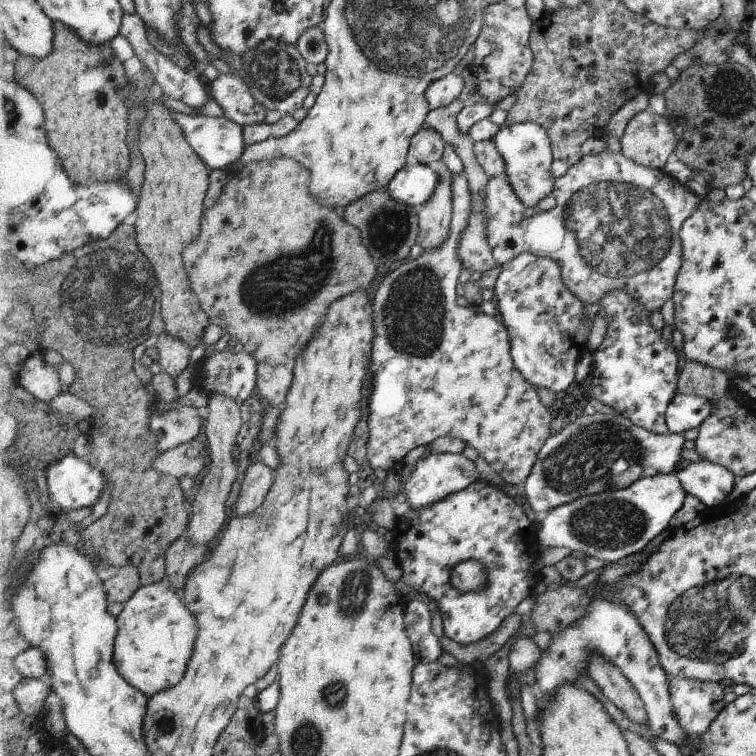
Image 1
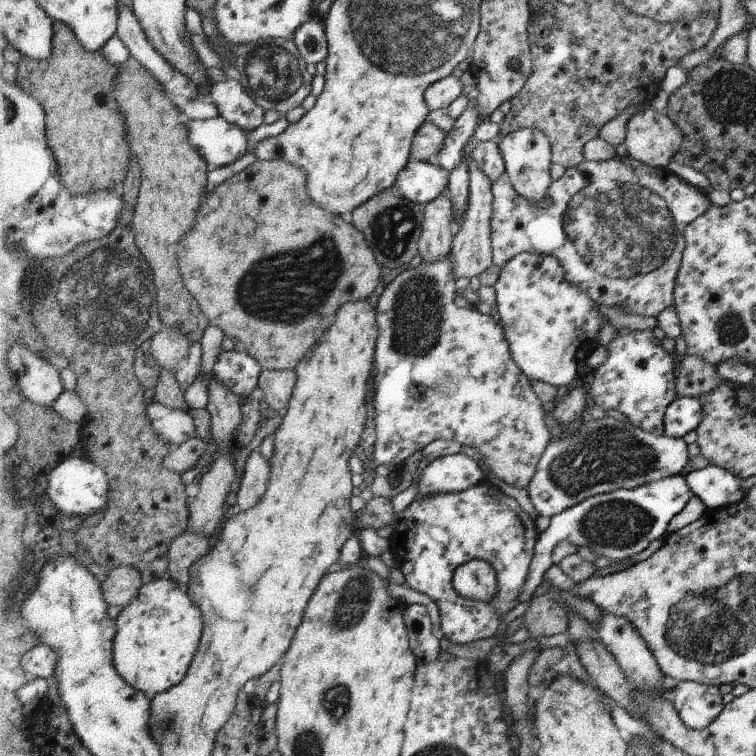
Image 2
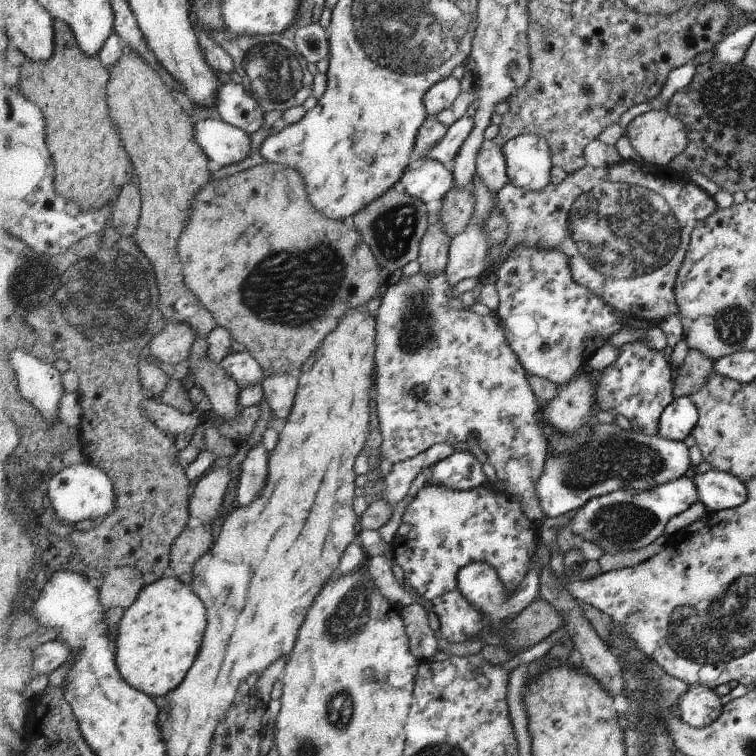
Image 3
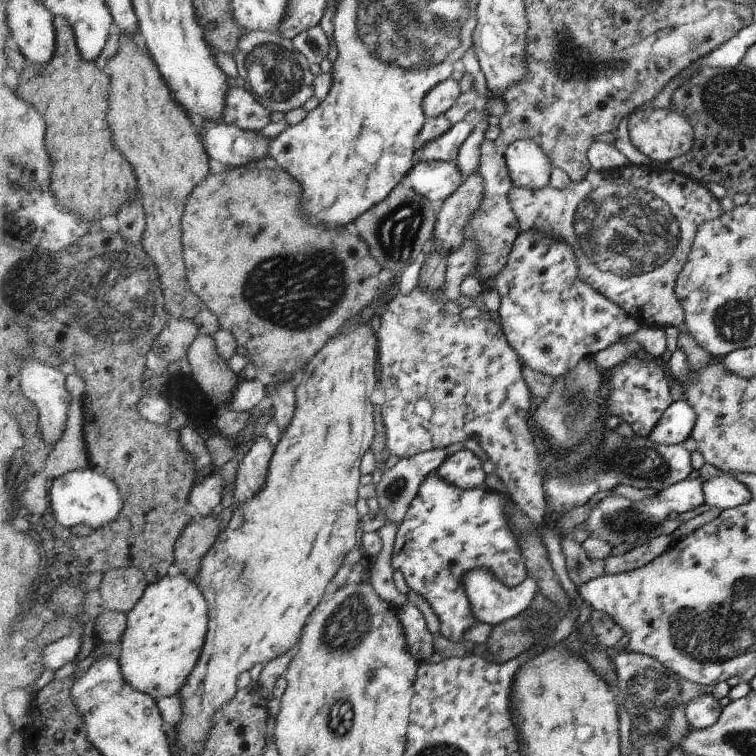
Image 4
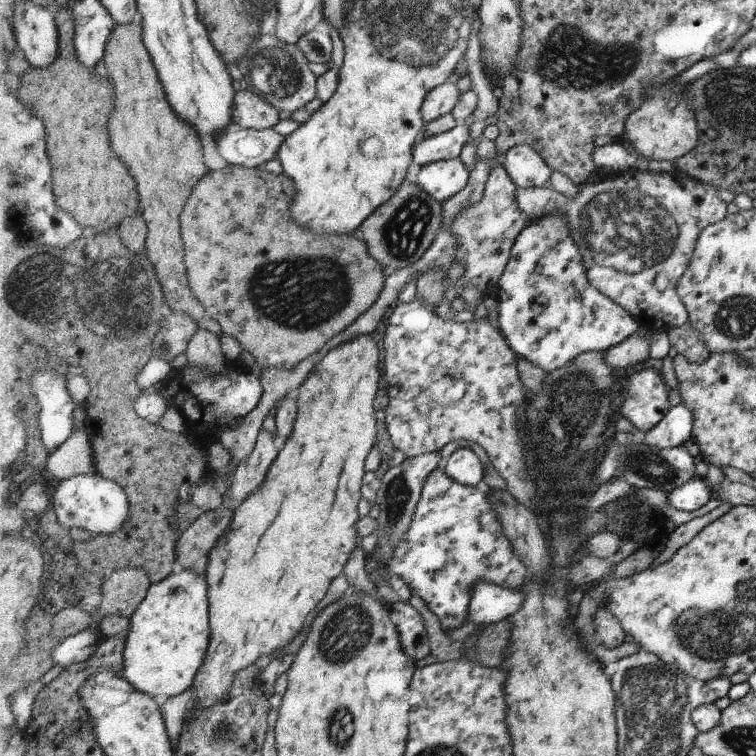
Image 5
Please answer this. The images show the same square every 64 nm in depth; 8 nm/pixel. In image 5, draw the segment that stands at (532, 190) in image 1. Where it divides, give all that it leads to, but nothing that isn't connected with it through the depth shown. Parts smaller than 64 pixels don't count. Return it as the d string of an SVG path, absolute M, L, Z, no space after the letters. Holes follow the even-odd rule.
M528 143L515 145L503 156L502 162L509 178L521 188L544 187L550 178L550 166L542 154Z

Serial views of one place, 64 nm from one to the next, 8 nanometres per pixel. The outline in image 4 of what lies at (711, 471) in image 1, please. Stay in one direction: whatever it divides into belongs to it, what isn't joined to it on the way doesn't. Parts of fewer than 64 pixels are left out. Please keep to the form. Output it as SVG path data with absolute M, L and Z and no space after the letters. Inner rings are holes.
M729 473L718 474L711 480L702 480L704 504L725 509L732 509L751 500L751 491Z

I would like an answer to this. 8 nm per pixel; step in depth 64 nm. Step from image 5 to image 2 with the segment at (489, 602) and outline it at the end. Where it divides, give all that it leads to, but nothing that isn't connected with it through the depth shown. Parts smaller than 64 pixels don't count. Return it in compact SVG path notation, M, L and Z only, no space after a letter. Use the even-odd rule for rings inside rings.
M673 475L642 484L636 489L625 488L587 497L580 503L556 513L554 517L550 517L548 528L537 538L535 554L519 602L539 594L544 582L543 577L553 566L553 551L561 542L569 542L576 547L585 546L594 552L594 555L604 556L610 561L622 561L642 552L658 538L665 536L672 518L686 506L693 495L684 475ZM482 559L458 566L453 573L453 588L459 596L474 601L490 601L496 595L495 571Z

